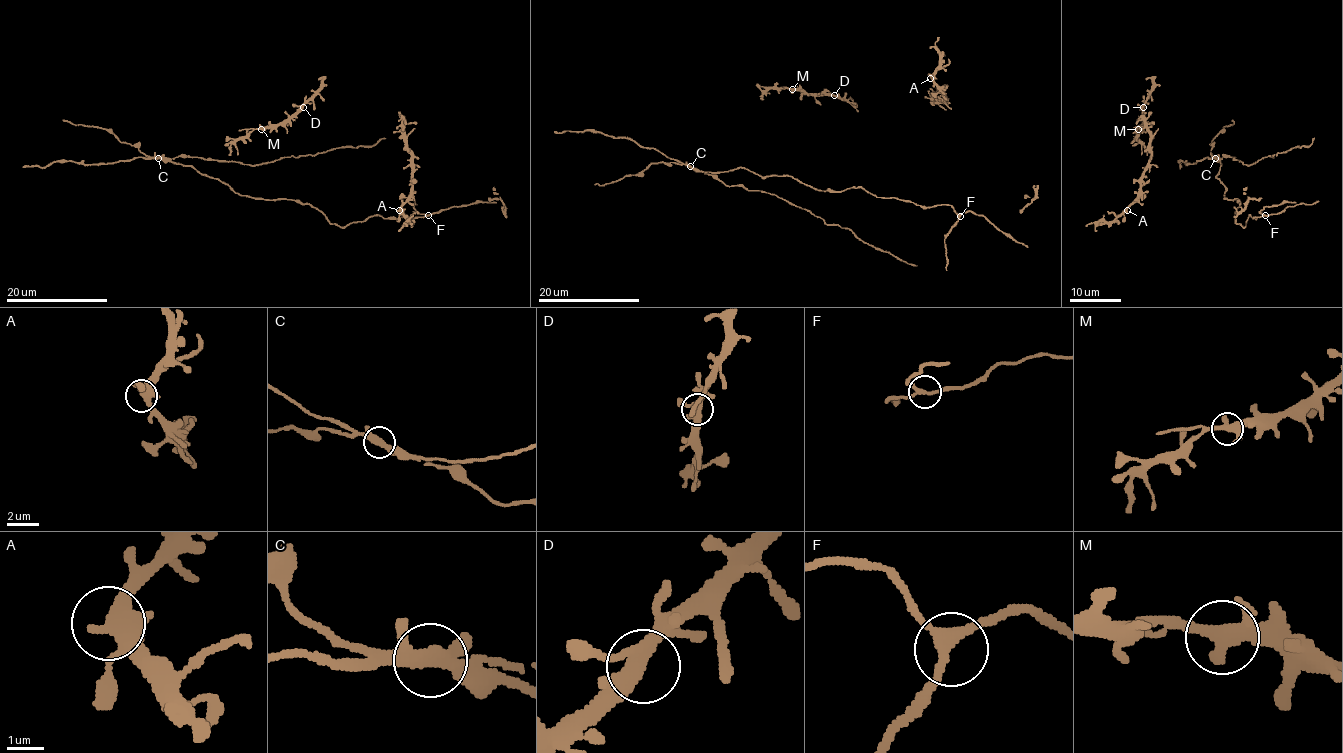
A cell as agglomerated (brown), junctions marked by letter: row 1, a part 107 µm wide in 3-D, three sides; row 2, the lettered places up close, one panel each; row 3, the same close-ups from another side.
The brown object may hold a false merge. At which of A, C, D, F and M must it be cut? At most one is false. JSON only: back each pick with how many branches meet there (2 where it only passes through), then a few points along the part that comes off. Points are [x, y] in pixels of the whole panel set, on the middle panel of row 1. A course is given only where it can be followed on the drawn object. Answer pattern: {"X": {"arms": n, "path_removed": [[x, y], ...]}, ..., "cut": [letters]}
{"cut": []}

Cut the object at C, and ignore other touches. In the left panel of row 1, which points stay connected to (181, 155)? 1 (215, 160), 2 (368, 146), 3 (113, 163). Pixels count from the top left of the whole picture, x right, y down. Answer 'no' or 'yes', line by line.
1: yes
2: yes
3: yes

